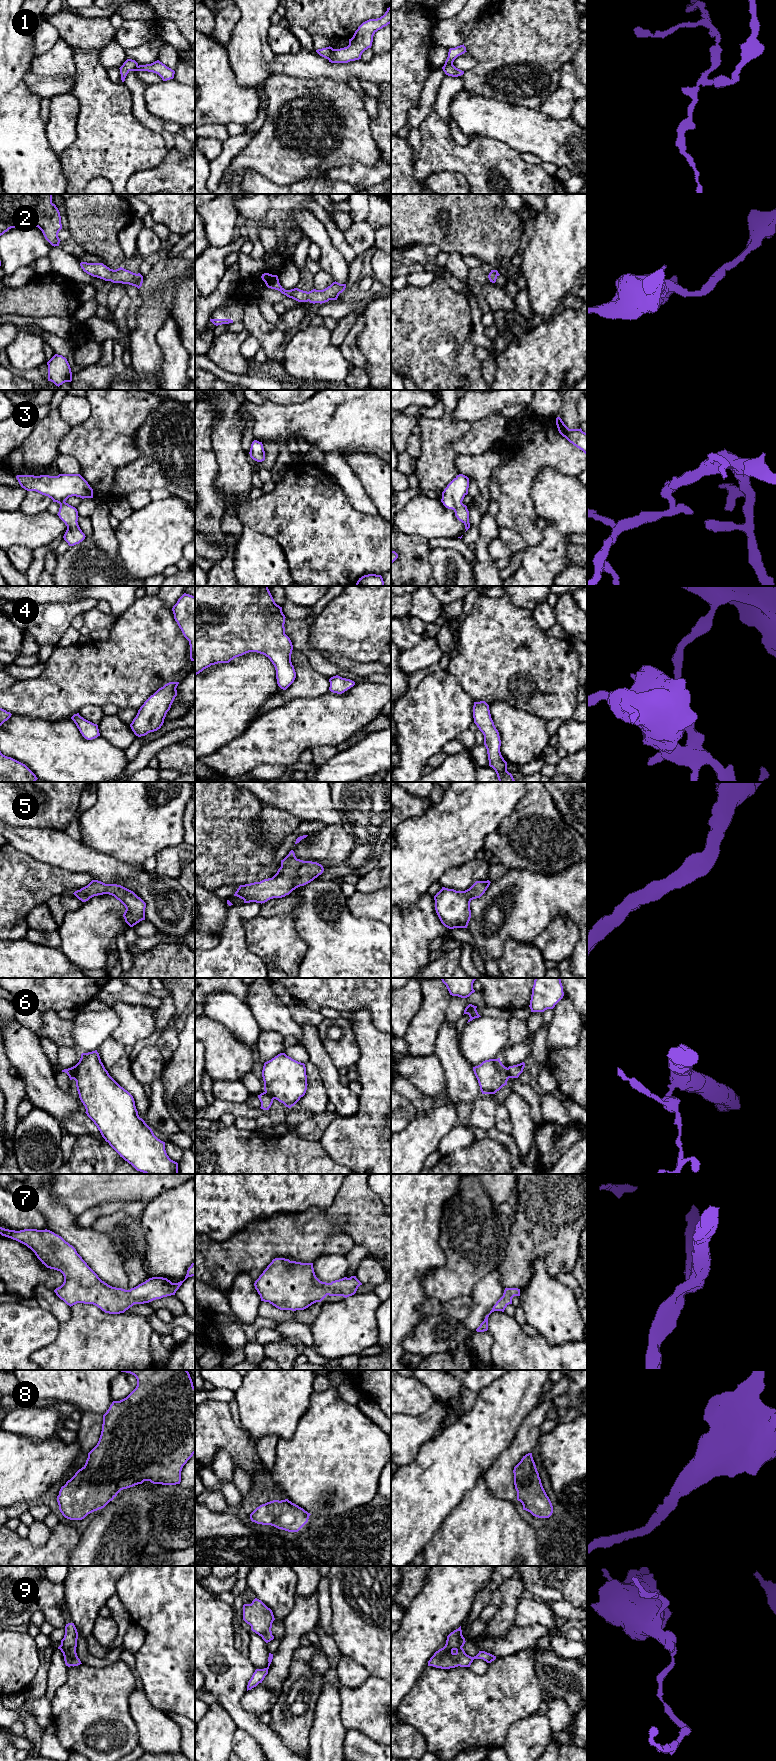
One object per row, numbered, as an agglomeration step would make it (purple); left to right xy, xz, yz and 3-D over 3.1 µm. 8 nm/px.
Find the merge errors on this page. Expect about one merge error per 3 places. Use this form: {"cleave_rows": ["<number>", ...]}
{"cleave_rows": ["1", "6"]}

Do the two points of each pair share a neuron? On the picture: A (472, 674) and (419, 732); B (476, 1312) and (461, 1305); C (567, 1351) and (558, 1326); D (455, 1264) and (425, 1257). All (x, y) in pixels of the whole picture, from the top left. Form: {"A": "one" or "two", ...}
{"A": "two", "B": "two", "C": "two", "D": "two"}

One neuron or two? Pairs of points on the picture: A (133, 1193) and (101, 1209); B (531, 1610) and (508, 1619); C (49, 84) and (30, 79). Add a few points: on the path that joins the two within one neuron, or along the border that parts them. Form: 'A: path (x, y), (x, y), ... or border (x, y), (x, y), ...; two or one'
A: border (130, 1201), (104, 1201), (93, 1207); two
B: border (522, 1599), (516, 1609), (514, 1624); two
C: path (44, 84), (35, 83); one

